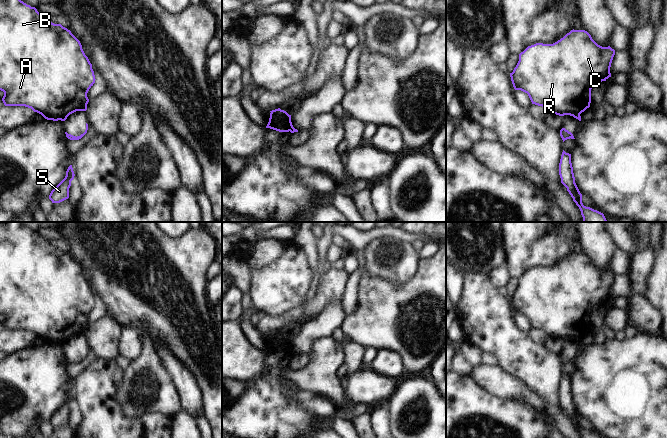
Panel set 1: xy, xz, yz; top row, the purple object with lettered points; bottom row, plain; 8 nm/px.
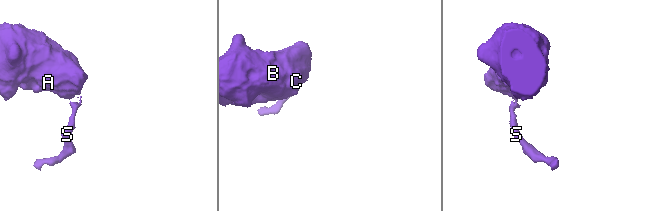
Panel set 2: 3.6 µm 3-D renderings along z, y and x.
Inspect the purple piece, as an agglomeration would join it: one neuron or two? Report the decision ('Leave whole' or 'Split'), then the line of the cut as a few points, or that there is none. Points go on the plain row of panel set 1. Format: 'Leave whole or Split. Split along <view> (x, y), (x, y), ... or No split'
Split. Split along yz (579, 338), (572, 339).

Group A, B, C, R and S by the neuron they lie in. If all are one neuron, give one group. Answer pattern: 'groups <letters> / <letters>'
groups A B C R / S

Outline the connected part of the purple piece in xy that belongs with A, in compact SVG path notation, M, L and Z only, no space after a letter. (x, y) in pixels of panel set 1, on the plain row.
M0 222L0 314L4 316L2 325L5 330L25 330L41 338L47 344L63 345L76 335L86 335L89 323L87 317L95 307L95 299L88 281L85 279L80 265L70 254L61 248L52 247L49 242L39 237L35 231L27 229L20 222Z

